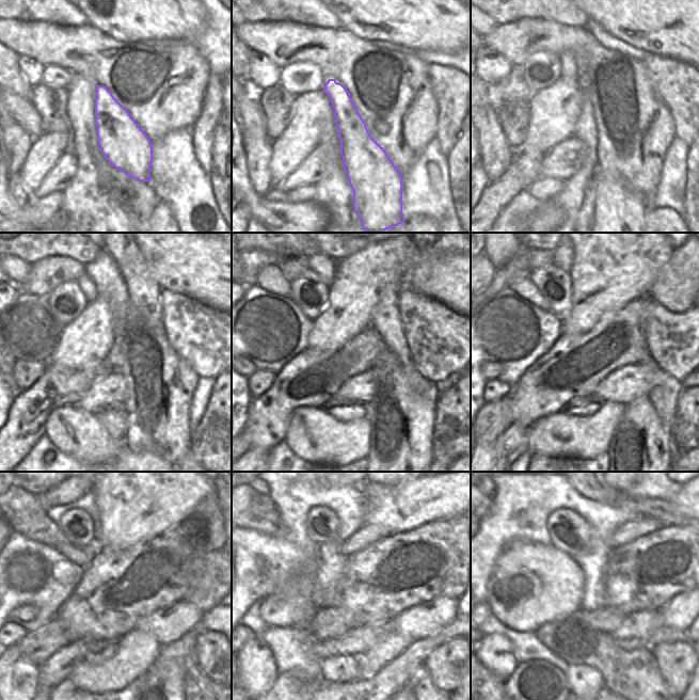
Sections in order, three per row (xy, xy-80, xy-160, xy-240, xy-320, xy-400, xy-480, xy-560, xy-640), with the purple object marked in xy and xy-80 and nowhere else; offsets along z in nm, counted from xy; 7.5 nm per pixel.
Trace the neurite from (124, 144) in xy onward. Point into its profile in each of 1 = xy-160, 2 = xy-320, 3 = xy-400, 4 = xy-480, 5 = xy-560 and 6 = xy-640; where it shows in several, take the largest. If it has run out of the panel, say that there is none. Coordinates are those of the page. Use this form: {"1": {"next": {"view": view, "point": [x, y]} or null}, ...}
{"1": {"next": {"view": "xy-160", "point": [618, 210]}}, "2": {"next": null}, "3": {"next": null}, "4": {"next": null}, "5": {"next": null}, "6": {"next": null}}

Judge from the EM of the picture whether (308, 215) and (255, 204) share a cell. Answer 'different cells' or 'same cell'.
same cell

